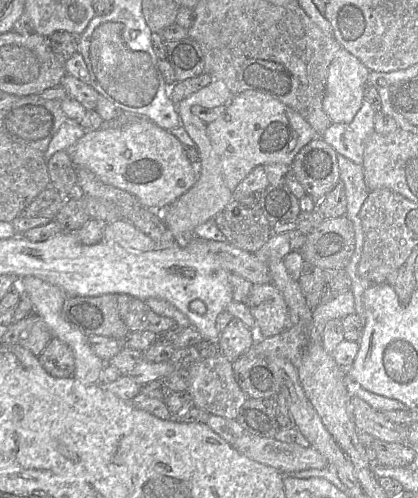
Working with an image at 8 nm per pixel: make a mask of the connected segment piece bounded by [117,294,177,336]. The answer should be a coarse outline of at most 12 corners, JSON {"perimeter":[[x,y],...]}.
{"perimeter":[[117,294],[120,317],[129,331],[158,336],[175,325],[143,301]]}

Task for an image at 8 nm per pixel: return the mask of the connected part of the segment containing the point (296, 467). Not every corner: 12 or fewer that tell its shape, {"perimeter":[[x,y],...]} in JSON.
{"perimeter":[[245,432],[232,447],[283,474],[328,466],[308,445]]}

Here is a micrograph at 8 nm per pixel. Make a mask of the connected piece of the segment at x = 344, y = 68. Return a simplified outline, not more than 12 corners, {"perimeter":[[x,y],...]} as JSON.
{"perimeter":[[343,47],[323,98],[331,123],[350,123],[370,70]]}

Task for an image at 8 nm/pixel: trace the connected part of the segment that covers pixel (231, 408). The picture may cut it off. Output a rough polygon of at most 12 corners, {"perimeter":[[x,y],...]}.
{"perimeter":[[222,355],[187,367],[194,406],[236,419],[247,396]]}

